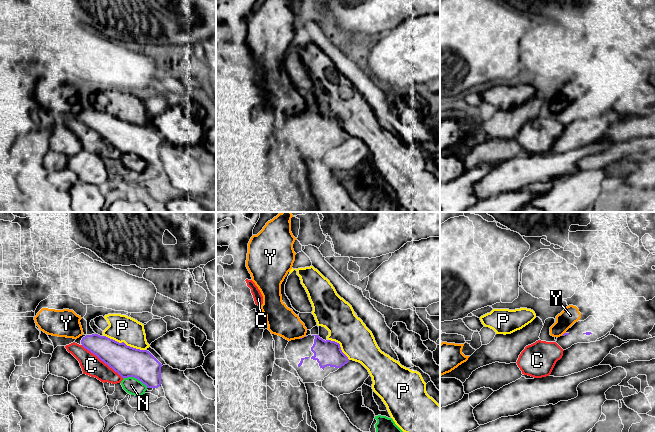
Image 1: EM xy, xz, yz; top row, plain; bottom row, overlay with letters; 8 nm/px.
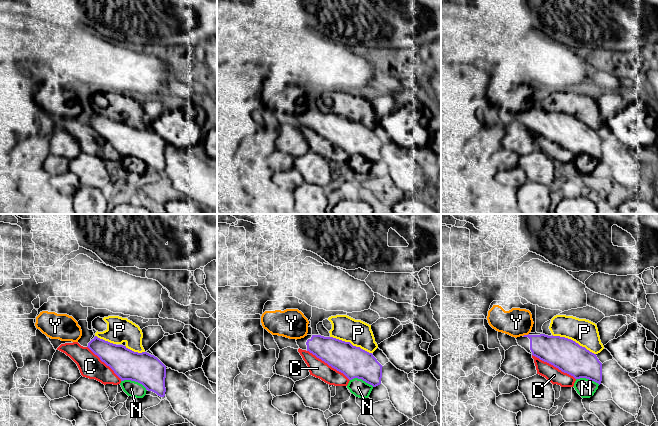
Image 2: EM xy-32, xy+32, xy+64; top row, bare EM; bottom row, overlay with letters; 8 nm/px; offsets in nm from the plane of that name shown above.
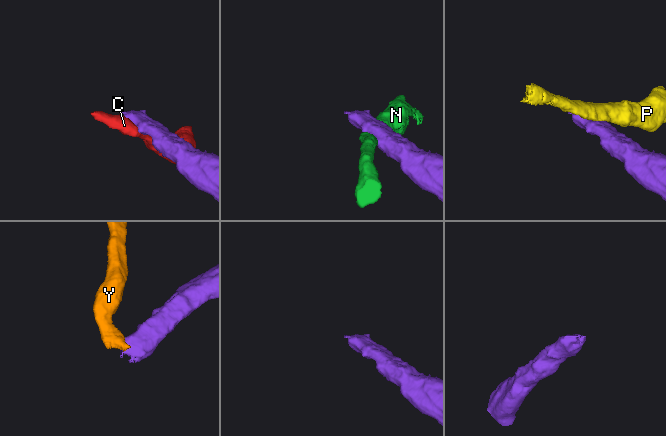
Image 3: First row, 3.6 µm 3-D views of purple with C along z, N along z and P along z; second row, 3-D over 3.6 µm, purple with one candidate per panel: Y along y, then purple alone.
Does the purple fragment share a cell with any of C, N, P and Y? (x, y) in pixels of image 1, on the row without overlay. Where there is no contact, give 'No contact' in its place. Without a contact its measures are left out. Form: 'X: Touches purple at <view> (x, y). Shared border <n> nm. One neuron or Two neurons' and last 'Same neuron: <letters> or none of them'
C: Touches purple at xy (102, 136). Shared border 420 nm. Two neurons
N: Touches purple at xy (135, 153). Shared border 220 nm. Two neurons
P: Touches purple at xy (123, 118). Shared border 360 nm. Two neurons
Y: Touches purple at xz (303, 113). Shared border 60 nm. Two neurons
Same neuron: none of them

